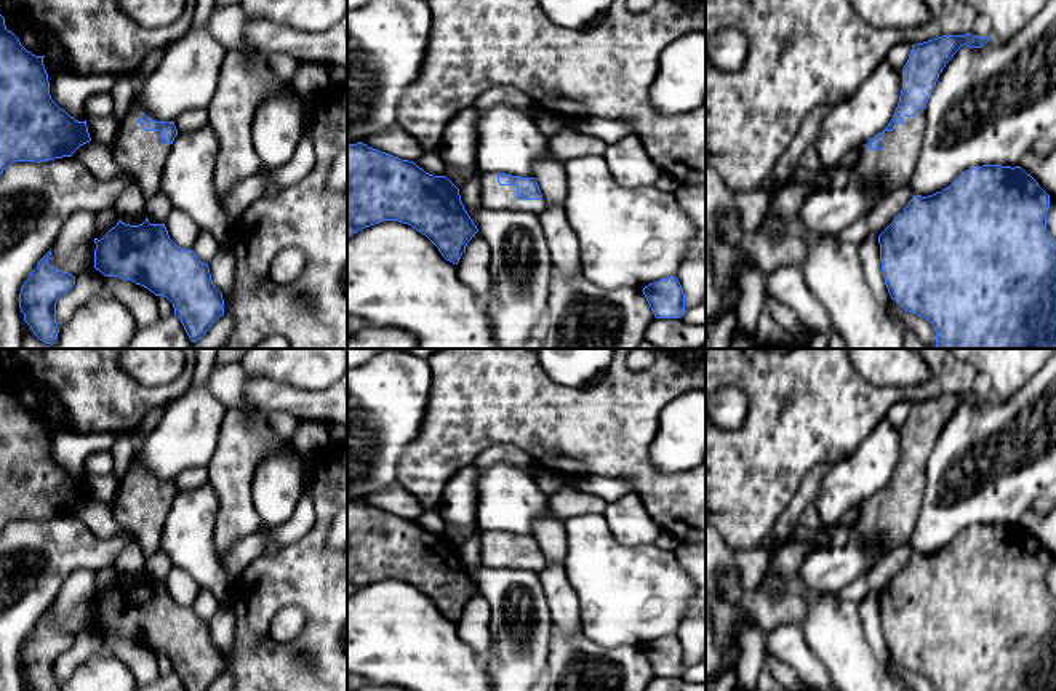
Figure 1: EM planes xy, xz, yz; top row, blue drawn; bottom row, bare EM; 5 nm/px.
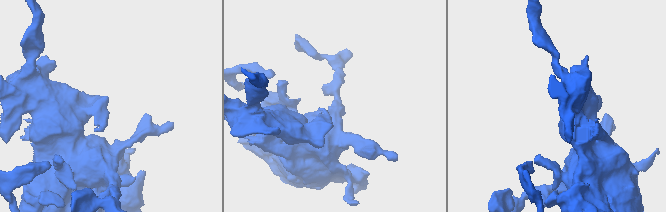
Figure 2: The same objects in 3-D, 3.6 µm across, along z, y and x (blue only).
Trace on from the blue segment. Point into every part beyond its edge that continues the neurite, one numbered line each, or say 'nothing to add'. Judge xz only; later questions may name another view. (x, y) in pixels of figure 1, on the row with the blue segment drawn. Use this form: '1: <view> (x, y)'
1: xz (493, 195)

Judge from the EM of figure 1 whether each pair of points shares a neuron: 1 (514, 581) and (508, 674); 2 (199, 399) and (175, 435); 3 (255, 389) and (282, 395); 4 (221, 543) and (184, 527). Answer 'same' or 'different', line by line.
1: same
2: same
3: same
4: different

